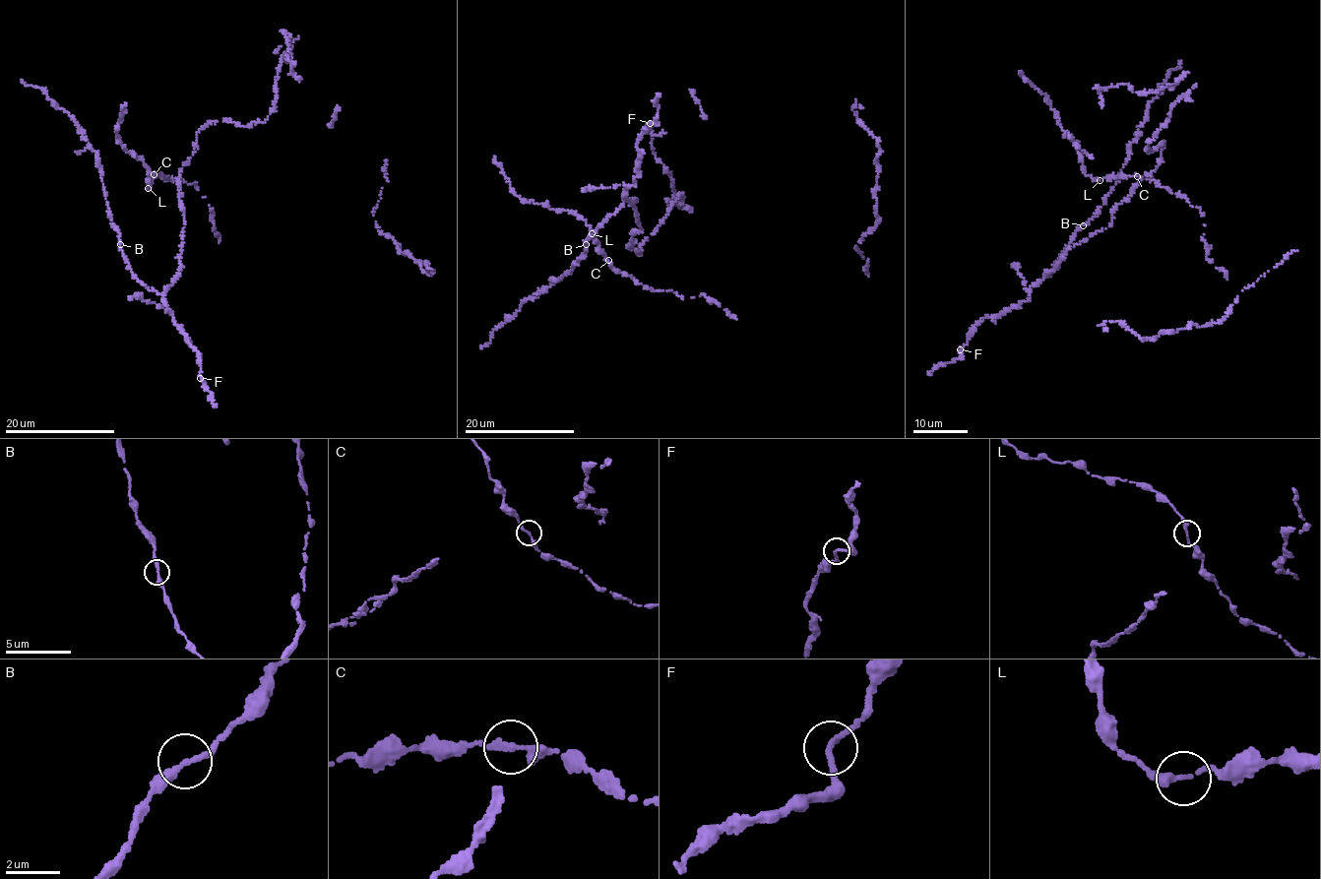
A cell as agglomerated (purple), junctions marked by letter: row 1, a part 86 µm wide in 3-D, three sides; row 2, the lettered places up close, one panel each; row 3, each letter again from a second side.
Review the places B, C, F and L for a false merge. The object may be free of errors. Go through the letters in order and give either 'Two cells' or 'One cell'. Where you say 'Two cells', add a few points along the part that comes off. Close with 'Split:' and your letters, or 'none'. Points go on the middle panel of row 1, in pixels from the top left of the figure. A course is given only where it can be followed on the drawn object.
B: One cell
C: One cell
F: One cell
L: One cell
Split: none

